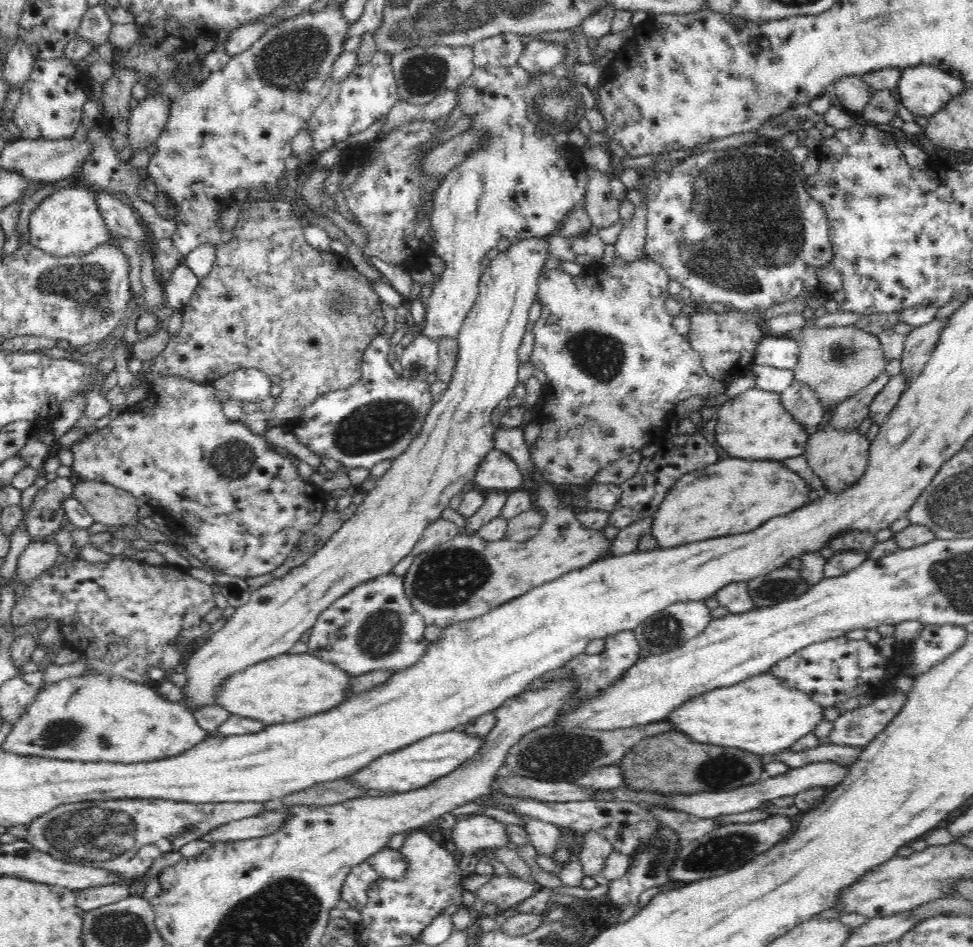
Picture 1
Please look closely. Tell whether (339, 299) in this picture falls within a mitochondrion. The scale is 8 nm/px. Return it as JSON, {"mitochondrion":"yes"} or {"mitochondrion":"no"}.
{"mitochondrion":"yes"}

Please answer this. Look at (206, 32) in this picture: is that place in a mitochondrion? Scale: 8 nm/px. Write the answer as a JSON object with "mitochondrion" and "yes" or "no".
{"mitochondrion":"no"}

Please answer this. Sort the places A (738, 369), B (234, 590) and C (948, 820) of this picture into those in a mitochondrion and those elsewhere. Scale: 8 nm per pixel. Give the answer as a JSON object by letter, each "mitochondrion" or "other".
{"A":"other","B":"other","C":"other"}

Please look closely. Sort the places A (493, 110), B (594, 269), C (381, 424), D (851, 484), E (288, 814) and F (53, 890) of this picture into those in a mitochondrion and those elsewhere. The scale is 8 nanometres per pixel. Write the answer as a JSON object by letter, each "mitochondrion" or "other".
{"A":"other","B":"other","C":"mitochondrion","D":"other","E":"other","F":"other"}

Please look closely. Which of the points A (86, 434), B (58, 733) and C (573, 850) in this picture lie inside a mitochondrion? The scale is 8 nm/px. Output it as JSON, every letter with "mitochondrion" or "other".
{"A":"other","B":"mitochondrion","C":"other"}

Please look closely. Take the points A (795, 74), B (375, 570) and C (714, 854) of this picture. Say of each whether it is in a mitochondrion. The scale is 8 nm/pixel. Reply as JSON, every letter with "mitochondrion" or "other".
{"A":"other","B":"other","C":"mitochondrion"}

